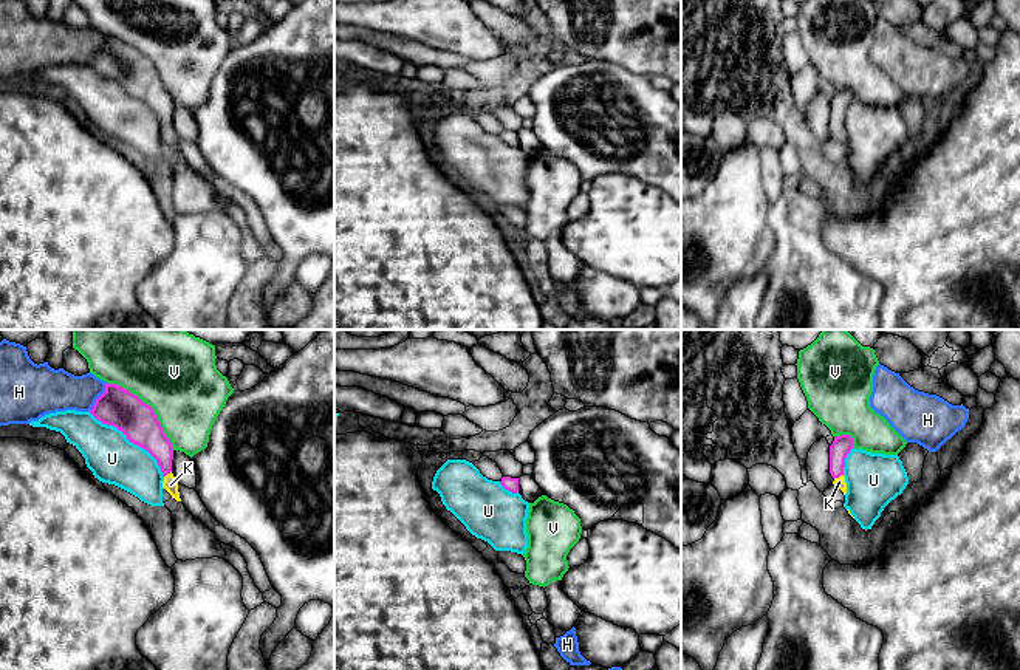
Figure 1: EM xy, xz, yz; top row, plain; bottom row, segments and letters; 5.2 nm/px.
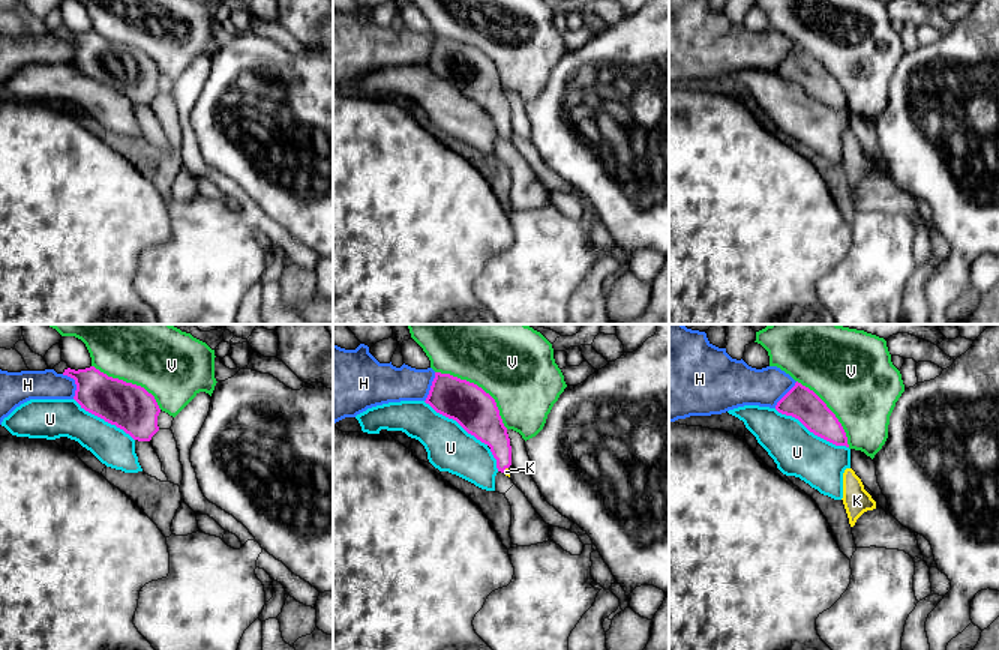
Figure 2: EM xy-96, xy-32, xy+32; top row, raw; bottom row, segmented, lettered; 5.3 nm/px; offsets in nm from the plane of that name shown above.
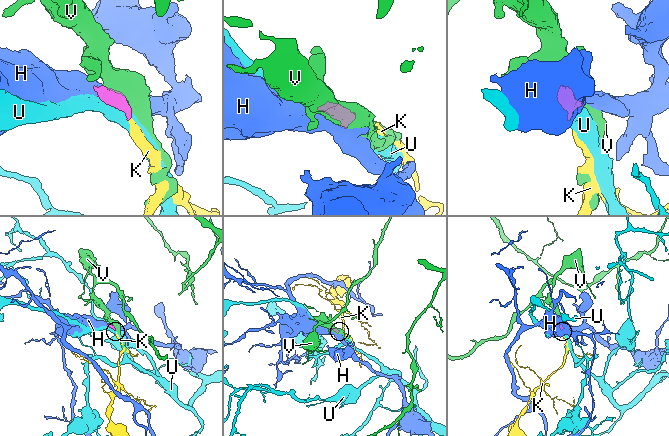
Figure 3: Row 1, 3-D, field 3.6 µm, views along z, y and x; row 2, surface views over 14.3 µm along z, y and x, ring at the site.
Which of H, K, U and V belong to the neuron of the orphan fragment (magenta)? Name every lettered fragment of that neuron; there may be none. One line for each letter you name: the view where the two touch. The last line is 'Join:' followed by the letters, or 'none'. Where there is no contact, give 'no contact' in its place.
K: contact in yz
Join: K

